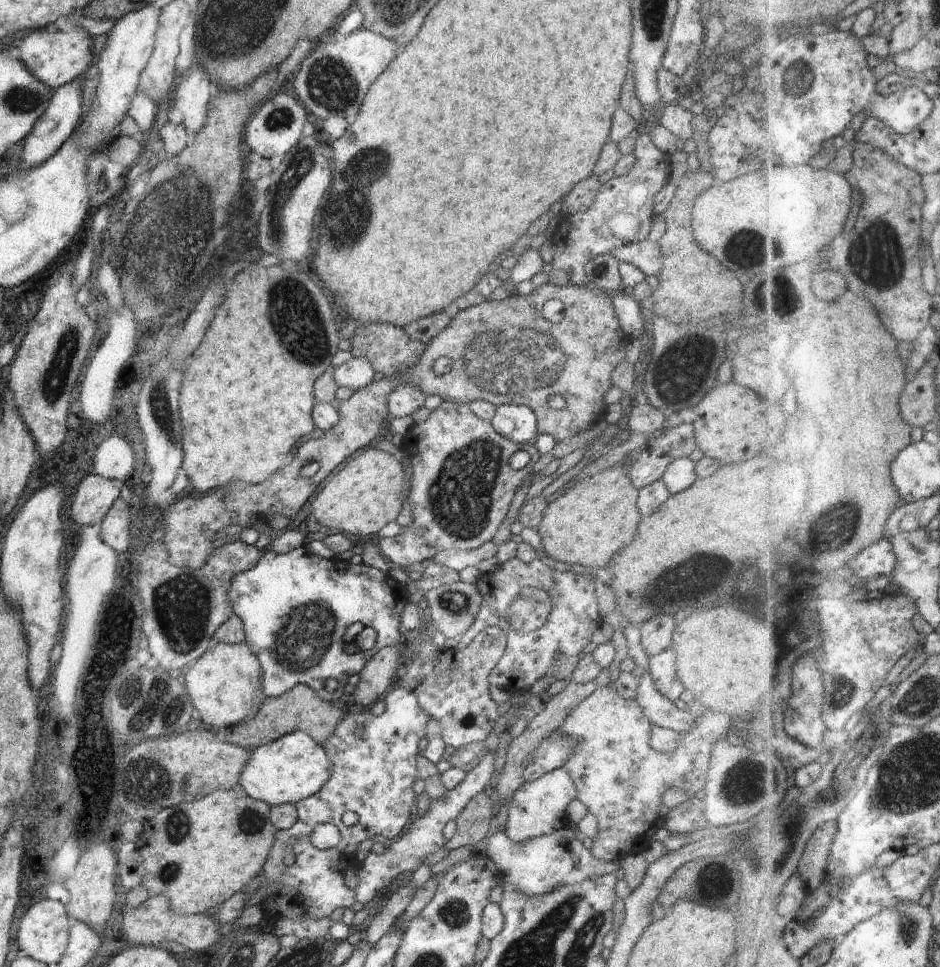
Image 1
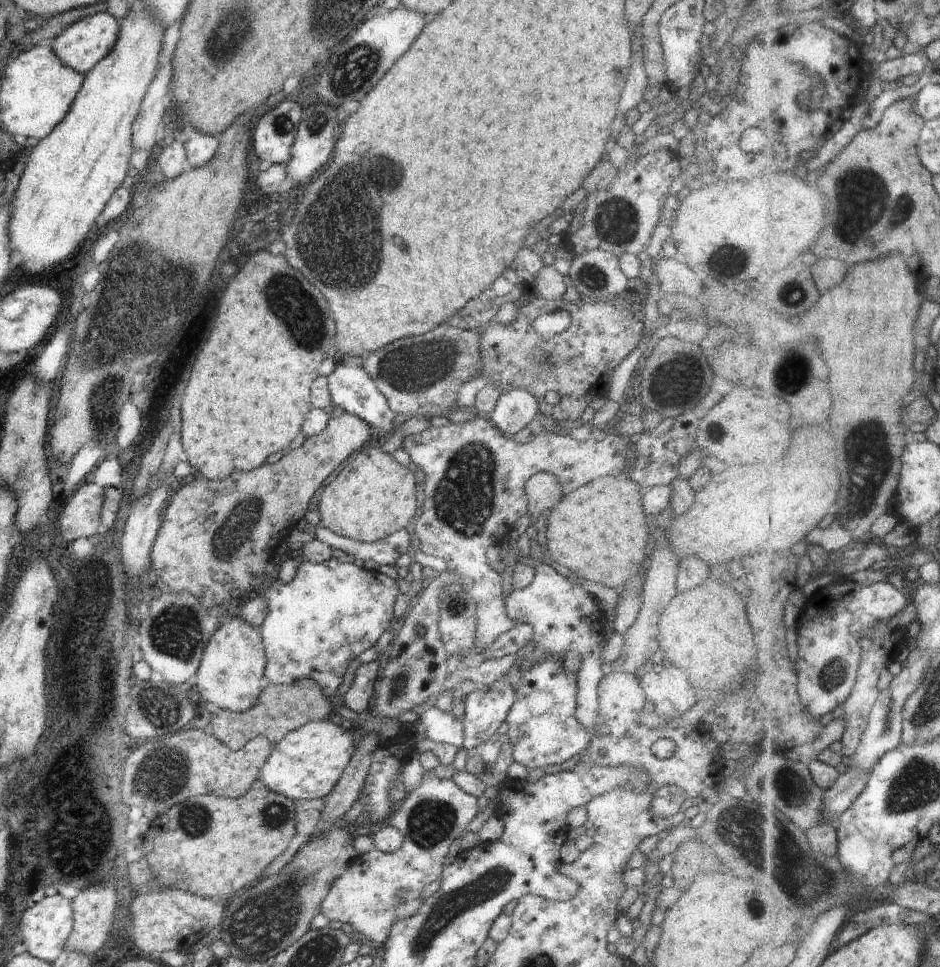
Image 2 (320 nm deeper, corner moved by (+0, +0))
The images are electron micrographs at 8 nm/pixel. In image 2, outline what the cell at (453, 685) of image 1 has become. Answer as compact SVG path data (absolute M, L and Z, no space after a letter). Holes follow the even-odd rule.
M507 677L474 689L463 704L464 714L460 720L465 741L462 748L469 751L498 733L498 727L506 720L514 701L515 688Z

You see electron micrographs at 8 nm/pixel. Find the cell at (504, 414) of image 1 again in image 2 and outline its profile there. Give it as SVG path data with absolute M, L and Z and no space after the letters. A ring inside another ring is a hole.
M524 389L502 391L489 419L507 436L513 436L540 417L537 400Z

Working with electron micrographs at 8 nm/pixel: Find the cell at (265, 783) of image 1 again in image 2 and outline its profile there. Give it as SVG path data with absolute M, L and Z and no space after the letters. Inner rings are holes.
M330 719L310 721L274 745L270 756L260 769L259 779L264 786L290 800L325 799L337 785L354 754L358 734L335 724Z

